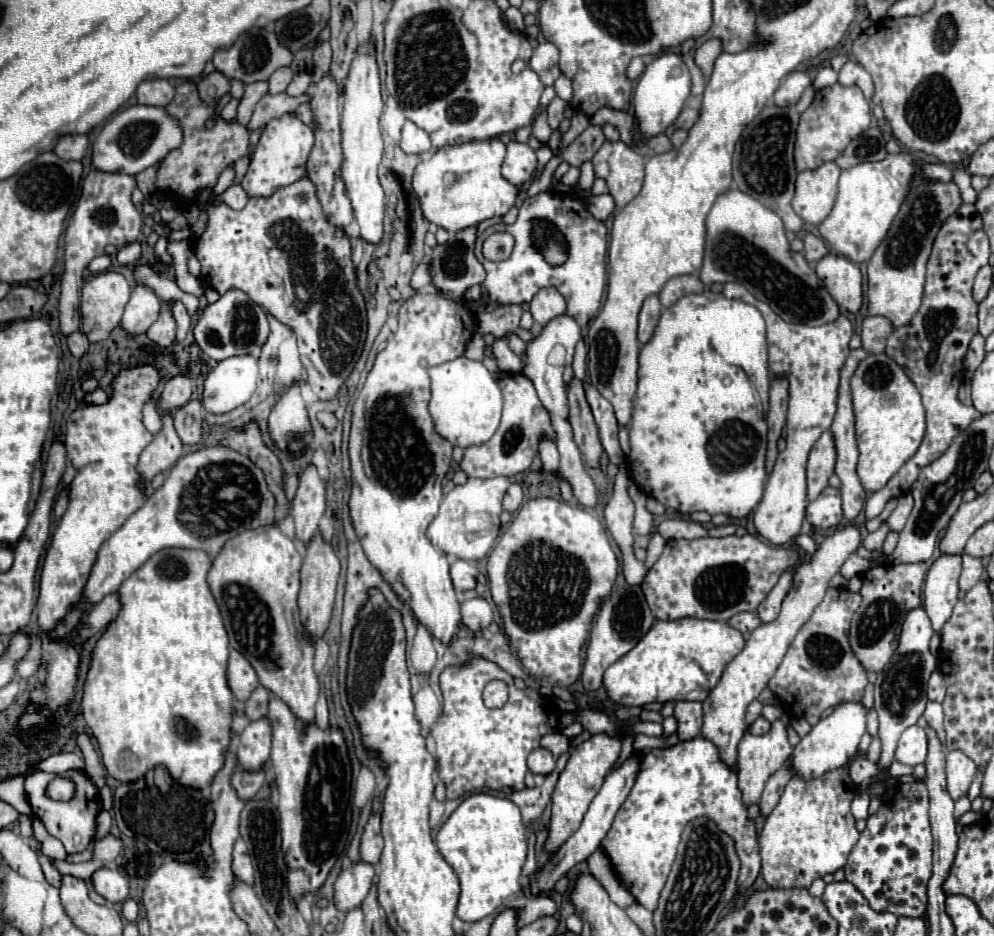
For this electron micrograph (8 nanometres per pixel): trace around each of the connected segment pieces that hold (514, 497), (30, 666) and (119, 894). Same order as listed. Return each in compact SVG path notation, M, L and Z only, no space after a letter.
M511 484L509 490L507 490L507 494L505 494L505 498L503 498L503 508L513 514L521 506L521 502L523 502L523 490L521 490L521 486L519 484Z
M31 646L31 650L27 652L27 656L17 664L17 674L21 678L29 678L29 676L37 674L39 670L43 670L41 650L39 650L39 646Z
M101 868L91 876L91 882L95 886L95 890L109 900L111 904L123 902L129 896L129 882L125 876L121 876L117 870L107 870Z

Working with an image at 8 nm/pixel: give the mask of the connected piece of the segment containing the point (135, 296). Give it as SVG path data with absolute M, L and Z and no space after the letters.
M137 286L131 292L131 300L125 306L125 314L121 318L121 328L129 336L137 336L147 332L147 328L159 316L161 300L149 286Z

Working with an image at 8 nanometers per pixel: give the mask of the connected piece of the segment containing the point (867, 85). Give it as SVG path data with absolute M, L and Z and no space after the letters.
M847 60L845 66L839 70L839 84L843 84L843 86L859 86L867 100L871 100L871 96L873 96L871 76L855 60Z

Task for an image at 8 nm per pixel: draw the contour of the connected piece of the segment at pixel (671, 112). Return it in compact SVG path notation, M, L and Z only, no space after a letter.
M663 52L651 64L647 64L645 72L635 84L635 94L633 94L635 116L637 116L643 138L653 138L653 136L663 134L677 120L689 96L689 90L691 90L691 76L679 54Z

